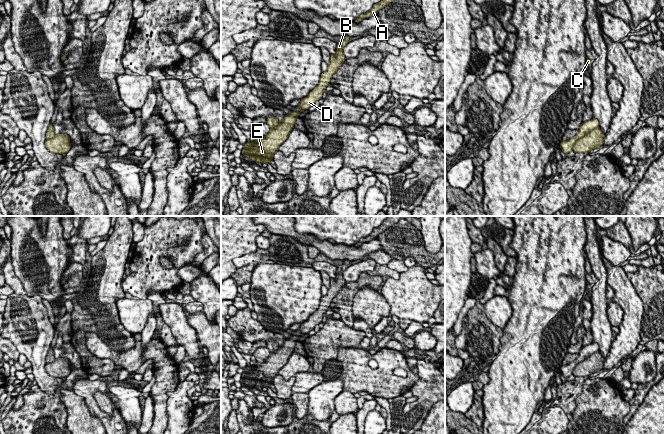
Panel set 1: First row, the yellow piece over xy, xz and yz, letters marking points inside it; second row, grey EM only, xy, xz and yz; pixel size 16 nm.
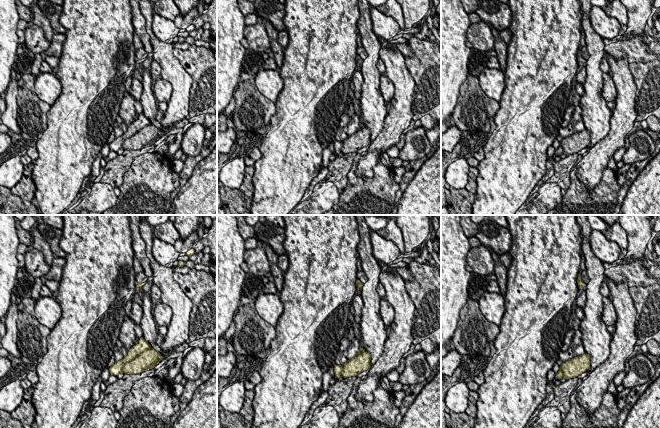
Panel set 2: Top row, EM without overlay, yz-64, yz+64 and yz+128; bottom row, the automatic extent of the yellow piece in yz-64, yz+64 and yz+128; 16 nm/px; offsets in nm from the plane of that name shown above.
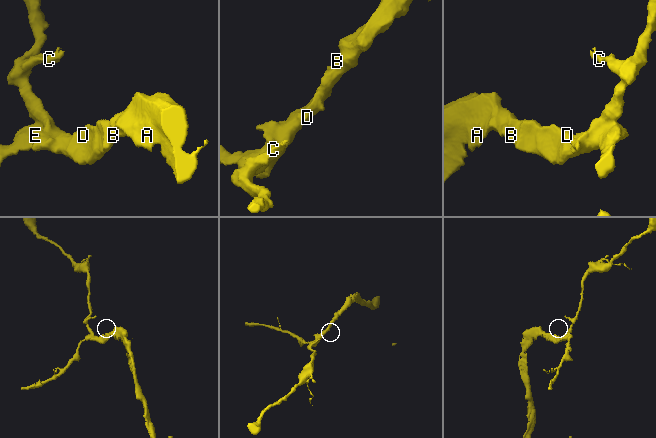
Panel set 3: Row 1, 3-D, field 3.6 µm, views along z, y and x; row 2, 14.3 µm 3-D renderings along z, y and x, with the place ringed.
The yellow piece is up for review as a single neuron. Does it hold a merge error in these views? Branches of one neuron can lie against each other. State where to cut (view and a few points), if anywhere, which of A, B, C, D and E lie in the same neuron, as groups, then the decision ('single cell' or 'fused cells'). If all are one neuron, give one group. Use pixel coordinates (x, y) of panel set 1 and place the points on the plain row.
cut yz (598, 350), (580, 361), (571, 373); groups A B D E / C; fused cells

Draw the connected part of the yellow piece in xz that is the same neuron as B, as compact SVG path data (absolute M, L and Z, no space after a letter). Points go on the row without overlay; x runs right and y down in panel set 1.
M344 260L344 262L344 264L337 267L337 275L331 279L330 287L327 294L322 296L319 308L305 322L300 324L298 330L301 335L292 334L290 338L286 338L284 343L275 352L271 353L264 363L245 367L245 372L242 374L243 380L249 380L253 385L262 386L265 389L273 383L274 377L278 375L279 370L288 362L289 357L294 352L299 338L322 322L323 315L326 314L331 302L346 284L343 271L355 261Z

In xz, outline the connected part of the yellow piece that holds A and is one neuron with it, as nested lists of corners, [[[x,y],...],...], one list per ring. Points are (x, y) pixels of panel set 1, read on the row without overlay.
[[[388,216],[379,227],[373,229],[370,235],[365,238],[361,238],[356,244],[354,244],[354,246],[359,247],[362,243],[377,239],[380,233],[386,231],[393,224],[397,223],[400,219],[407,219],[408,217],[409,216]]]

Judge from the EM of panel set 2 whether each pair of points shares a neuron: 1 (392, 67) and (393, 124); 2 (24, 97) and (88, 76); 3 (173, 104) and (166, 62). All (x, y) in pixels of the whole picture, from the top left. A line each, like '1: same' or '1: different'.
1: same
2: different
3: same

